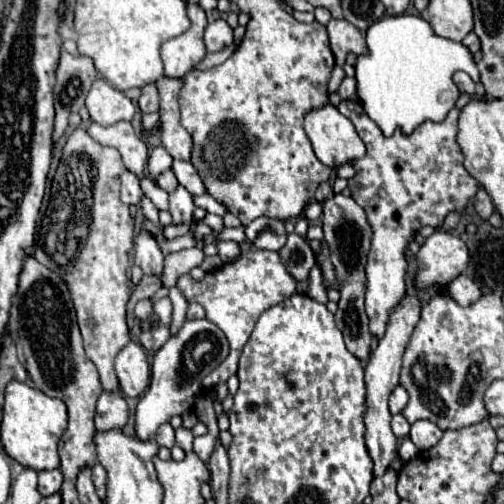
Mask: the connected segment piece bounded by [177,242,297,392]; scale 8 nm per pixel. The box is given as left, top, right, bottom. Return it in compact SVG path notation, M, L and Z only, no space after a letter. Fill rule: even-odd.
M241 242L241 256L235 262L223 264L221 268L207 272L201 282L195 282L189 274L179 276L177 286L183 290L185 298L189 302L199 302L205 308L205 312L207 312L205 318L211 320L213 324L217 324L225 332L229 346L231 346L229 356L219 364L219 368L213 370L207 378L203 378L203 382L201 382L203 392L213 390L219 382L227 380L231 374L237 372L237 362L239 362L241 350L247 344L257 318L267 308L289 298L295 292L295 284L297 282L281 266L277 252L257 250L249 242Z

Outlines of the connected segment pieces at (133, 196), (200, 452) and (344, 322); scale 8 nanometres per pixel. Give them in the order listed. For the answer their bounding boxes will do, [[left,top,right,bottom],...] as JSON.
[[121,170,141,204],[193,426,219,462],[323,194,373,360]]

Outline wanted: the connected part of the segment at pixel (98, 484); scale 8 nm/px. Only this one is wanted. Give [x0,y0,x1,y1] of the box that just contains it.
[93,462,107,500]

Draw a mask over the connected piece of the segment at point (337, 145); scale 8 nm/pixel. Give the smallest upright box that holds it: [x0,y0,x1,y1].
[305,106,365,168]

